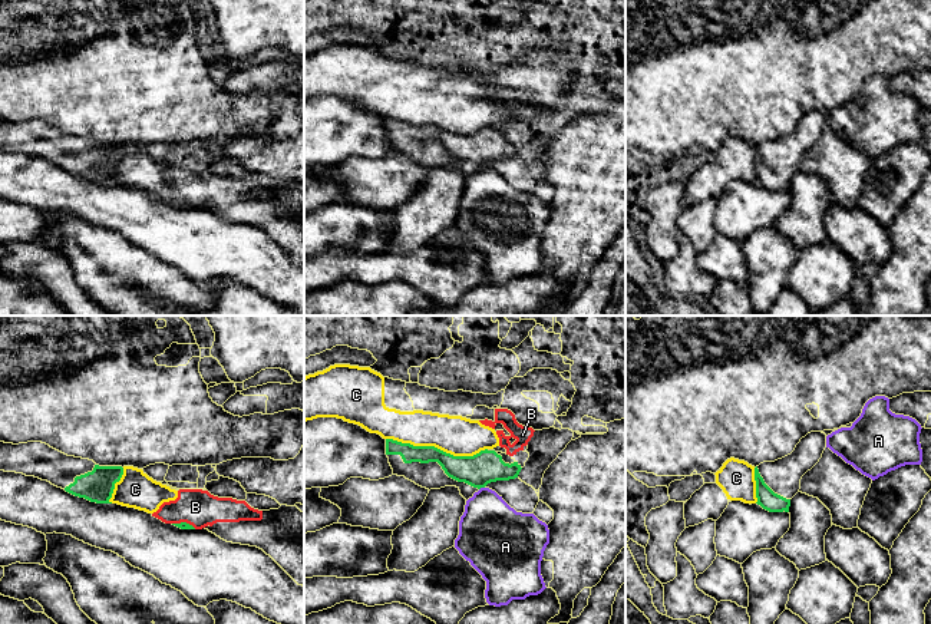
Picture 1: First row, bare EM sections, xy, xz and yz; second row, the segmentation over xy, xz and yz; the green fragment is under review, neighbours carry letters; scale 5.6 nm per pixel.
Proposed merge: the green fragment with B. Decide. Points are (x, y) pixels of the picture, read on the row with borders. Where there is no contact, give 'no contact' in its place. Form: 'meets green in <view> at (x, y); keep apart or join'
meets green in xy at (184, 522); keep apart

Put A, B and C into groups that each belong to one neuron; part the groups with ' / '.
A / B C

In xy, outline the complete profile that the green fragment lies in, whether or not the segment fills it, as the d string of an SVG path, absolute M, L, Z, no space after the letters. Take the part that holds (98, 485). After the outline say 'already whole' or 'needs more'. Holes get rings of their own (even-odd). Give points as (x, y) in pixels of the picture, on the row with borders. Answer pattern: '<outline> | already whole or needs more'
M0 442L0 471L23 473L26 476L47 481L75 496L96 504L112 504L109 499L112 498L115 483L119 482L123 475L122 466L99 466L89 459L67 456L42 442L19 445Z | needs more

